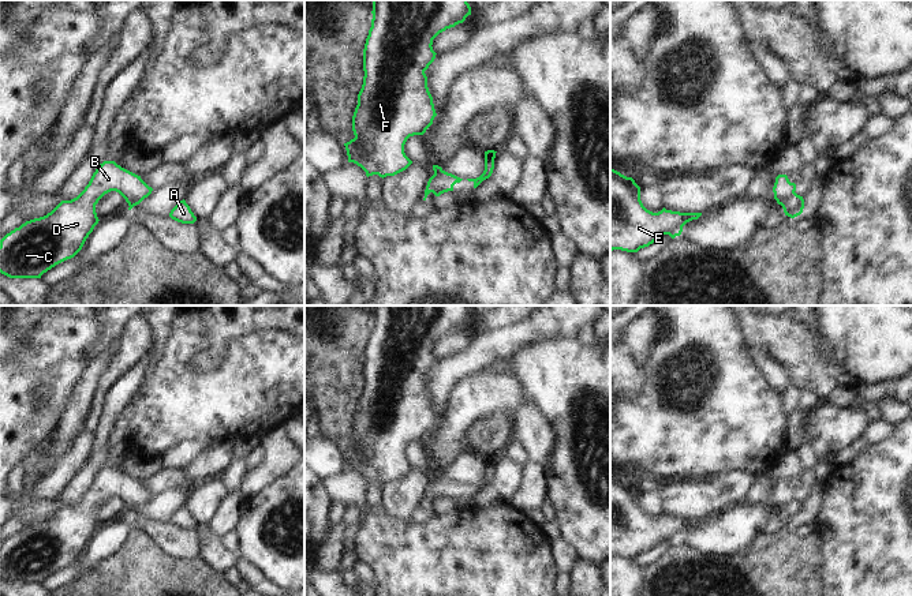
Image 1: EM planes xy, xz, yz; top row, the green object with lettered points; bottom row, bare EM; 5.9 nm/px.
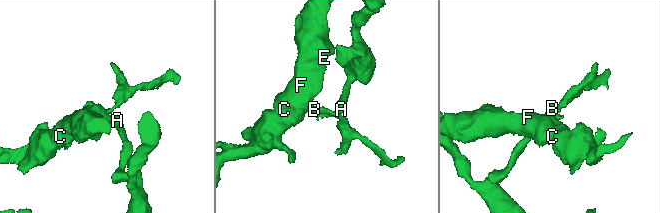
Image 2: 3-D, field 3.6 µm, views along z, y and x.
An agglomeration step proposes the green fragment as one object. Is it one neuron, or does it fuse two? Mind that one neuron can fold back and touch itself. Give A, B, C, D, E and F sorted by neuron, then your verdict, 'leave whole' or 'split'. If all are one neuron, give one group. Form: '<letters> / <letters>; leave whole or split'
A / B C D E F; split

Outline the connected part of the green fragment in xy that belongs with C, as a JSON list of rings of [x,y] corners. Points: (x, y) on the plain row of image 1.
[[[104,466],[76,503],[61,506],[46,521],[26,526],[0,546],[0,578],[10,584],[41,584],[56,570],[74,563],[100,526],[96,510],[111,496],[119,498],[128,511],[132,511],[147,503],[153,494],[141,481],[122,473],[115,466]]]

